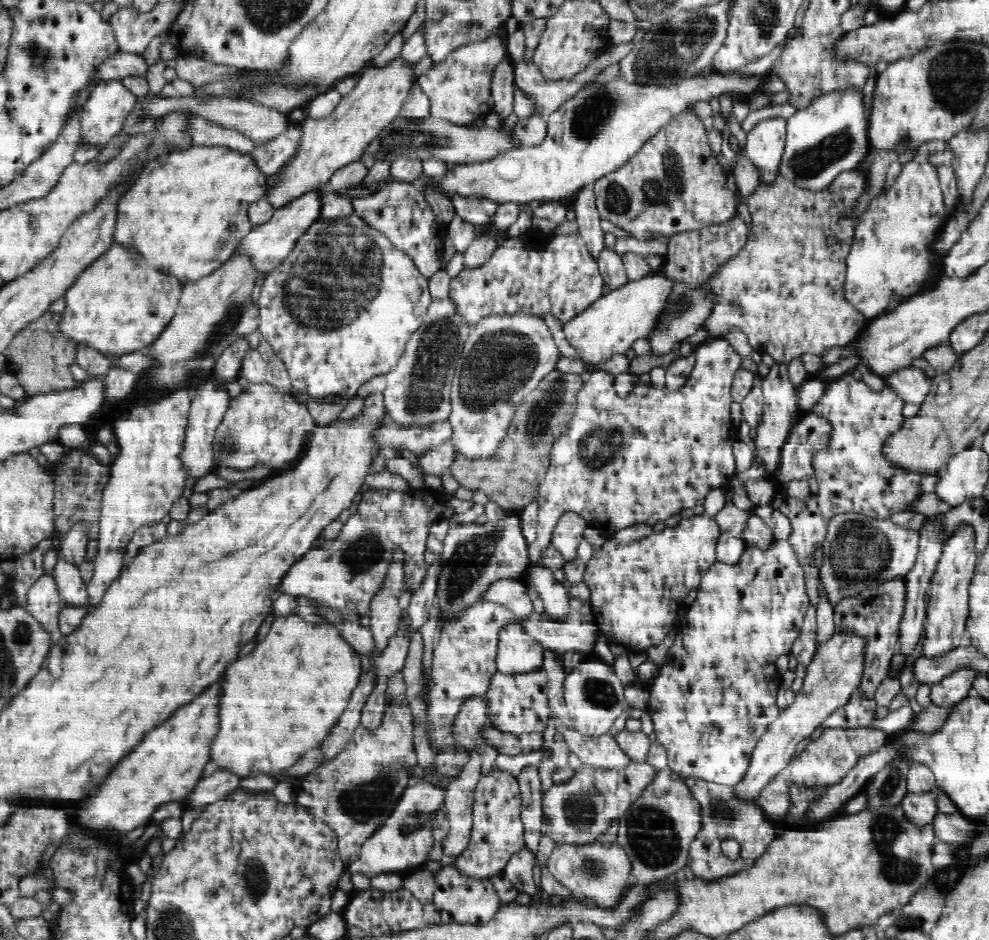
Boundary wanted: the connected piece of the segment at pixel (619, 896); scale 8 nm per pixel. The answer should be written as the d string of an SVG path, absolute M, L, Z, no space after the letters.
M602 836L594 840L562 841L556 845L547 868L576 897L602 911L615 911L636 883L635 868L625 846L619 840L603 840Z

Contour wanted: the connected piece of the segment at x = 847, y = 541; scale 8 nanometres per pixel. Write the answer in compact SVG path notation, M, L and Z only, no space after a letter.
M846 513L829 520L823 567L819 576L825 582L831 601L854 596L864 586L878 586L896 576L905 576L912 570L919 551L920 533L902 528L891 519L876 519L864 514Z

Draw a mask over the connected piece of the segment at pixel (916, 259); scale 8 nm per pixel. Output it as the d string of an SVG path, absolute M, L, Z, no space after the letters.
M917 149L906 157L906 164L892 187L883 189L876 198L872 198L866 212L853 225L853 240L845 260L843 284L845 298L851 306L866 320L876 320L894 306L899 307L908 299L929 290L942 274L943 256L936 251L936 244L940 242L949 218L937 170L924 161L924 149Z

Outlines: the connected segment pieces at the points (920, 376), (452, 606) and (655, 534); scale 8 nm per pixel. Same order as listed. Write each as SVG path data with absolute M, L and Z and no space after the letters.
M910 366L887 376L885 380L887 384L895 385L899 395L903 396L907 402L922 405L930 394L933 378L924 370Z
M503 509L500 520L486 522L449 522L443 540L442 570L436 604L443 610L442 621L448 612L476 603L490 582L500 579L523 579L529 566L529 543L523 533L520 509Z
M704 512L683 518L676 526L658 526L649 536L634 540L629 544L612 542L611 536L596 550L588 560L582 580L590 589L591 604L596 626L603 632L609 642L623 645L629 652L646 651L656 646L673 629L676 629L677 616L684 607L684 598L696 590L701 583L702 575L717 562L715 548L721 532L714 517Z

